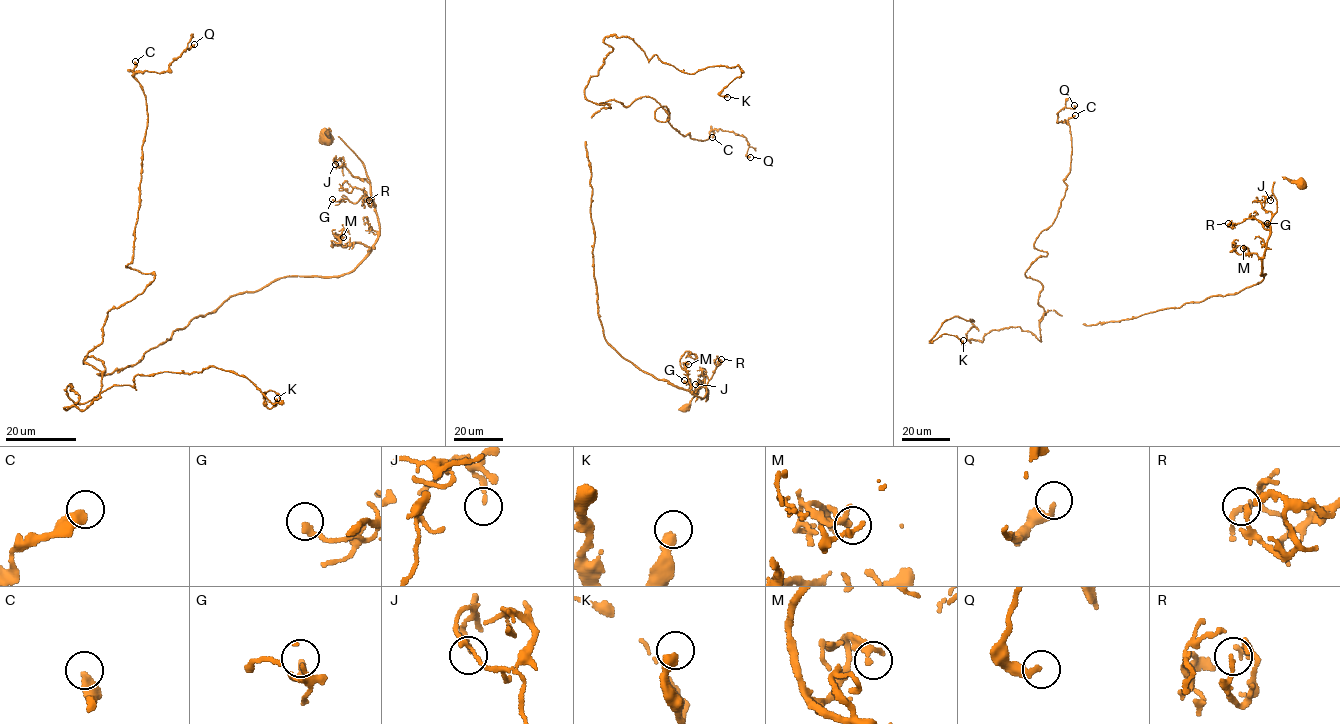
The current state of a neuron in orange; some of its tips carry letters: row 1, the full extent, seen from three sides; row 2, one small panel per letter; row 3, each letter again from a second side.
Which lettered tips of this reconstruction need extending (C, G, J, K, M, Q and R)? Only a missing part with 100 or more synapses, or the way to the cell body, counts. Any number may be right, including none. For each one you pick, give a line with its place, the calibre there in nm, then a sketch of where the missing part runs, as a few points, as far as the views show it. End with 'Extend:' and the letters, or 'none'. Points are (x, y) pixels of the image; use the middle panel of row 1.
Extend: none

